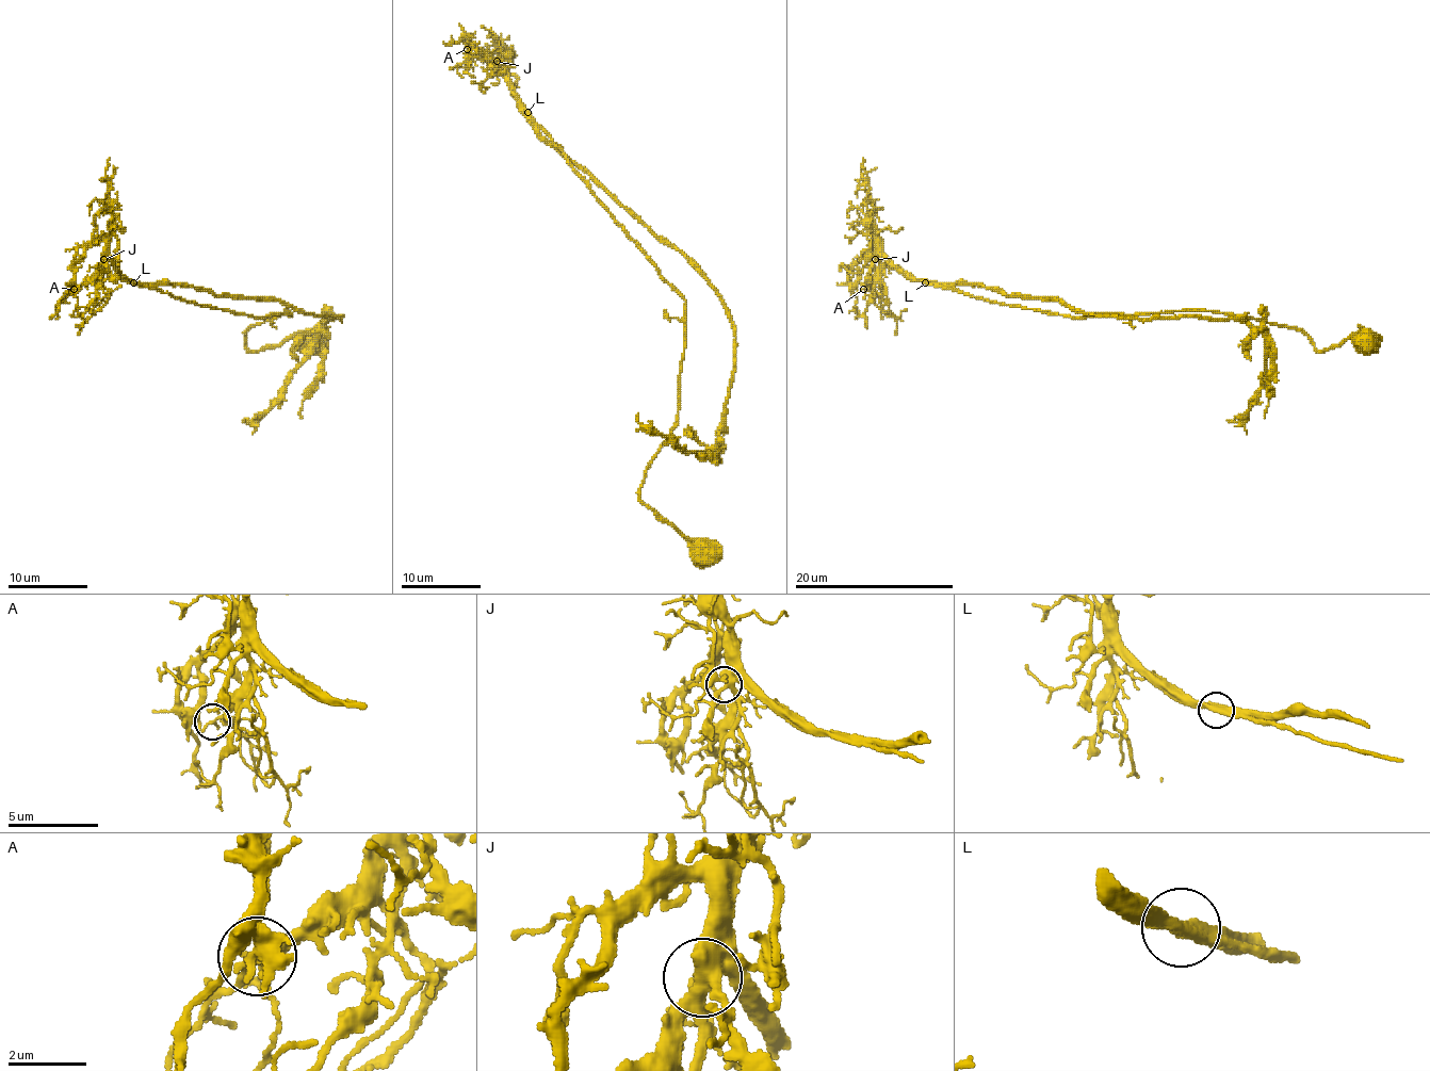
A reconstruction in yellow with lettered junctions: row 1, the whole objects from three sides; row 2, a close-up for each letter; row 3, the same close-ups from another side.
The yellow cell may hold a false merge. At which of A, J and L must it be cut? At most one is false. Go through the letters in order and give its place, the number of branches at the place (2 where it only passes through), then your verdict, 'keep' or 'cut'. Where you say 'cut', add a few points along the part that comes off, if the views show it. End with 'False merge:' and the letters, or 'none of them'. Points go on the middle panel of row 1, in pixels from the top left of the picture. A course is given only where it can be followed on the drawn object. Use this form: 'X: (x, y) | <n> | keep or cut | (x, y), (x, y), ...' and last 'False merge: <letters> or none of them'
A: (467, 49) | 4 | keep
J: (497, 61) | 3 | keep
L: (527, 112) | 2 | keep
False merge: none of them

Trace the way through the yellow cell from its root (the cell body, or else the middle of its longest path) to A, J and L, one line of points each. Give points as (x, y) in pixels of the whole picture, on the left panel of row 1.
A: (157, 289), (127, 279), (108, 259), (74, 289)
J: (157, 289), (127, 279), (103, 259)
L: (157, 289), (133, 282)

